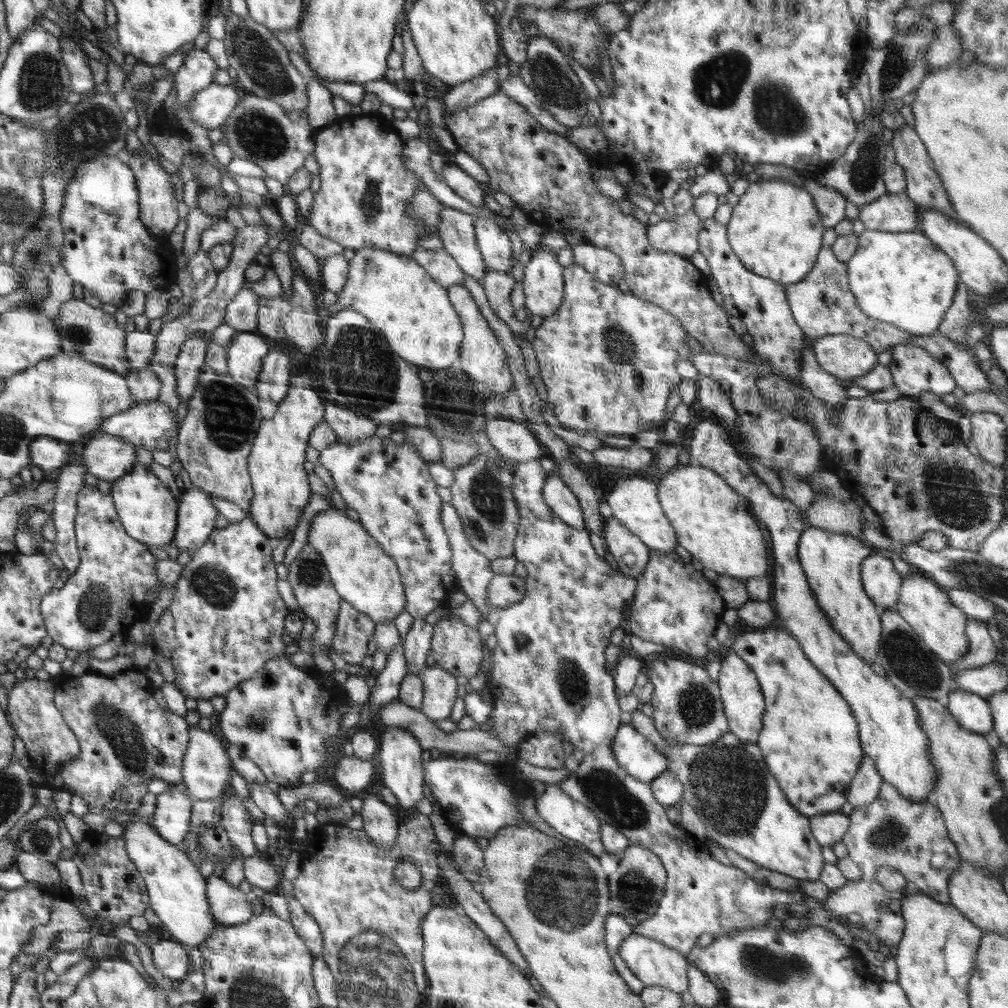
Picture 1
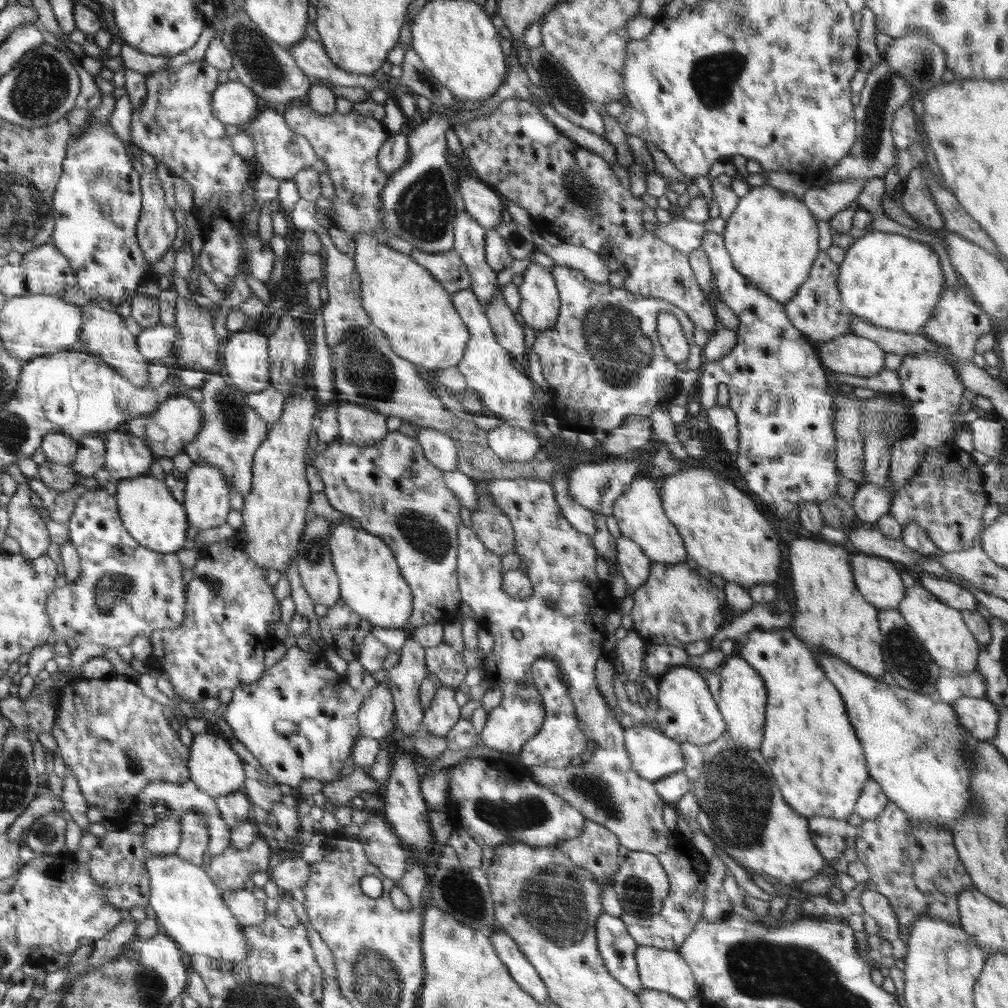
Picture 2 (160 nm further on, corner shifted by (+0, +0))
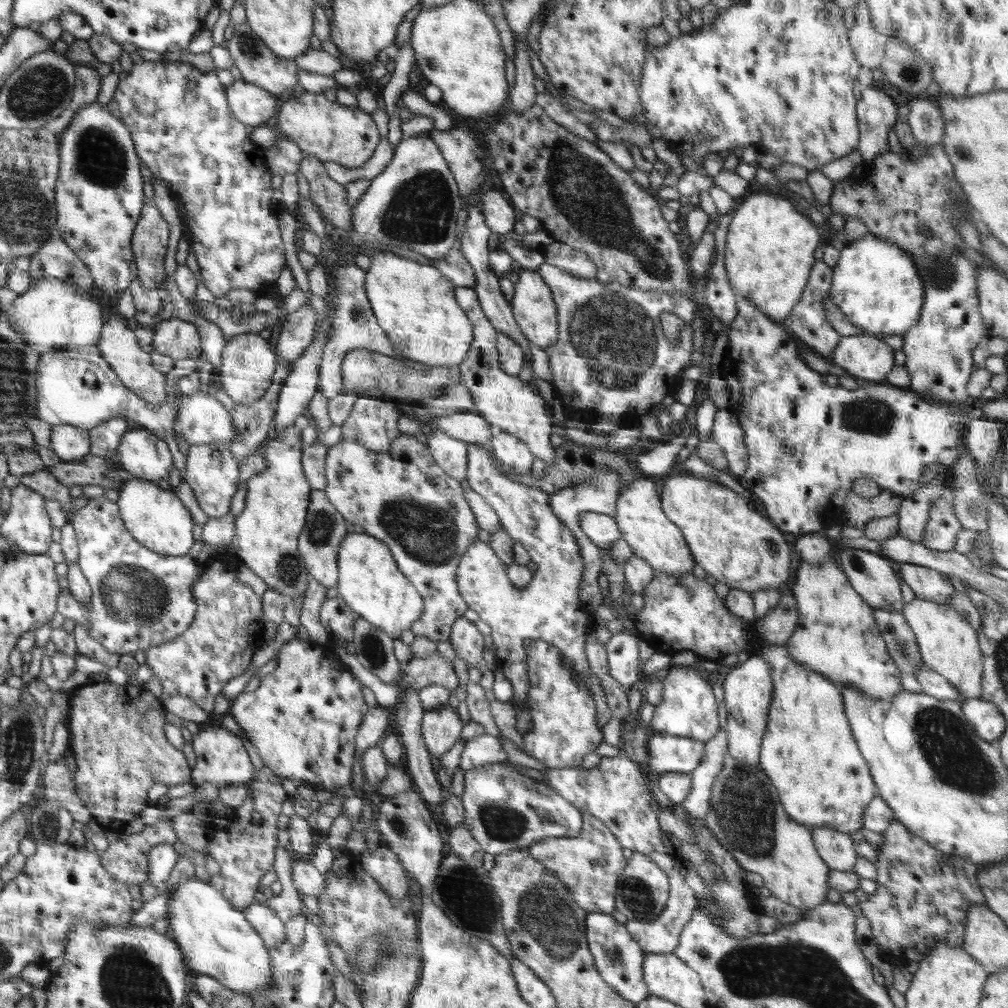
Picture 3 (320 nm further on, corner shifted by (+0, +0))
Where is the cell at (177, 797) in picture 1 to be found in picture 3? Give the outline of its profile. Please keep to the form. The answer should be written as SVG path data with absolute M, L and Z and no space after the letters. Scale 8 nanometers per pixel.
M165 842L151 847L148 855L148 880L158 889L170 878L172 869L179 859L173 844Z

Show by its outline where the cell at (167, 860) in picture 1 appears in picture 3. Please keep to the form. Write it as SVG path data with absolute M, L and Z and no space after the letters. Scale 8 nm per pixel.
M196 876L181 882L171 892L166 918L169 922L168 933L177 940L191 971L210 976L222 987L249 996L272 985L268 947L245 919L241 909L234 908L213 885Z

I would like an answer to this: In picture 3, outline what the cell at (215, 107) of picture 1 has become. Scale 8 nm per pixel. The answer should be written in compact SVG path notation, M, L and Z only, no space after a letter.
M243 80L226 88L226 102L239 121L253 127L271 123L280 105L278 97Z

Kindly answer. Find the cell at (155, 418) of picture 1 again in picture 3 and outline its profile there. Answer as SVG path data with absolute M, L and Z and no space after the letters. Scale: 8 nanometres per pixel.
M195 393L182 395L172 434L174 438L183 438L190 446L228 444L238 437L222 403L214 396Z

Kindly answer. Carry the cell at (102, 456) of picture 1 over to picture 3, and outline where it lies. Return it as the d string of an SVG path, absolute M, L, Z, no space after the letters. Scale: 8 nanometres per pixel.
M146 428L129 429L115 452L127 477L157 482L168 480L173 456L165 441Z

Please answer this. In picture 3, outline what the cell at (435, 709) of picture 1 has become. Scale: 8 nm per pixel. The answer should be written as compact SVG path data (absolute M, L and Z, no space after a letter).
M450 705L434 711L425 711L421 720L421 733L431 756L440 760L460 738L464 728L460 714Z

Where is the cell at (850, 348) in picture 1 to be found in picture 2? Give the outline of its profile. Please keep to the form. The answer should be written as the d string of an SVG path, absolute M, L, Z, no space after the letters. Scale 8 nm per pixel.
M851 332L822 344L818 353L827 371L871 377L885 369L884 350L873 340Z

